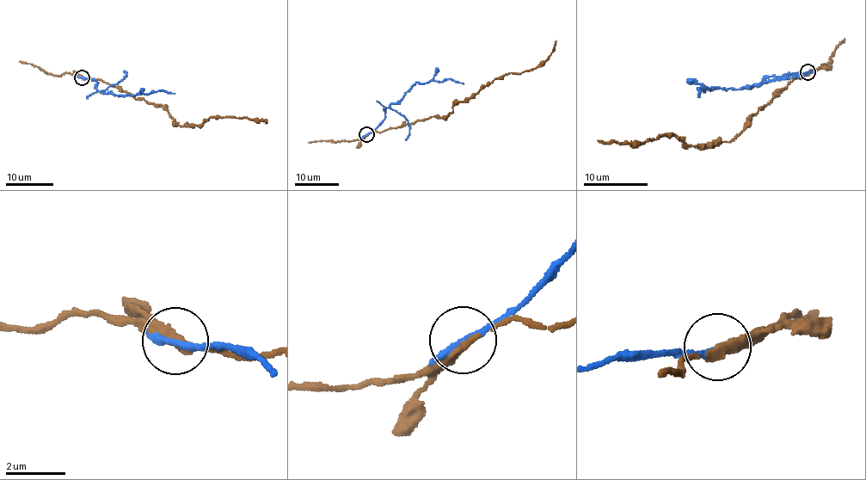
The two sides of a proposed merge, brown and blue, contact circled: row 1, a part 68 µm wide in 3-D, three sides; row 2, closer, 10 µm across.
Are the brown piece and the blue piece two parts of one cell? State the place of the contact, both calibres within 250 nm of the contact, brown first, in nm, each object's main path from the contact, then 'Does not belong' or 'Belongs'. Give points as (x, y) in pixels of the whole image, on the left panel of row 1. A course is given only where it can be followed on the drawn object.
Place: (82, 77). Thickness 280 nm (brown) against 190 nm. Course of brown: (82, 76), (163, 106), (179, 126), (199, 126), (211, 118), (222, 117), (266, 122). Course of blue: (82, 76), (97, 82), (99, 91), (115, 95), (135, 95), (157, 91), (175, 93). Does not belong

